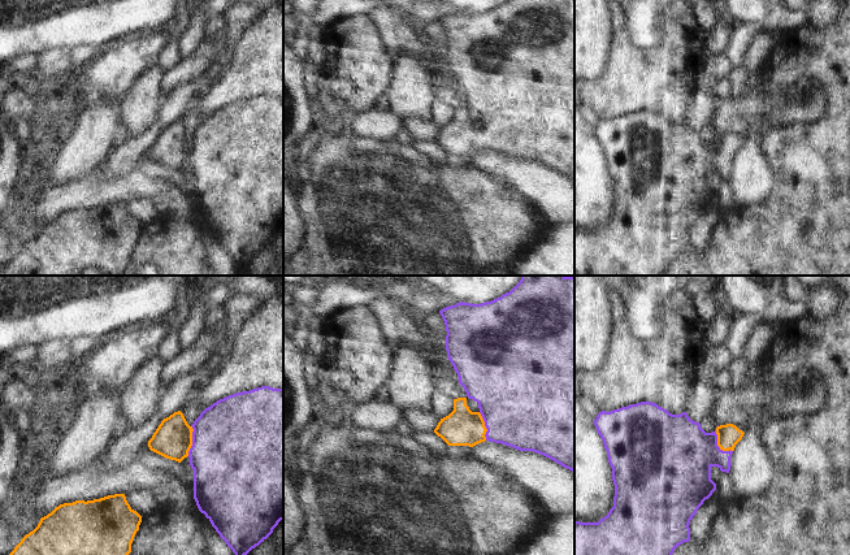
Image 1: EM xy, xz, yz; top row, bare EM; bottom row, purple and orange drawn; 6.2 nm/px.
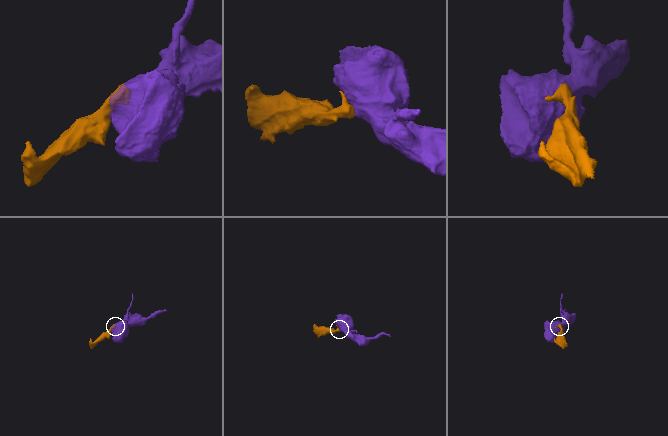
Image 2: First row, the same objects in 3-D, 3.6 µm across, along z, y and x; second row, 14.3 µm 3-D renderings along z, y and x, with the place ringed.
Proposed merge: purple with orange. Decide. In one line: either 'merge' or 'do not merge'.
merge

